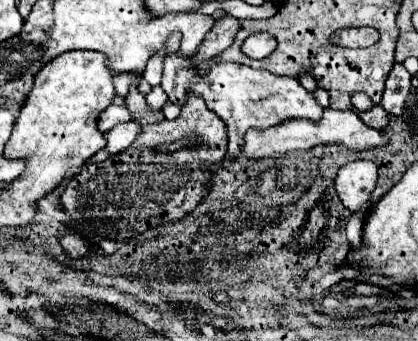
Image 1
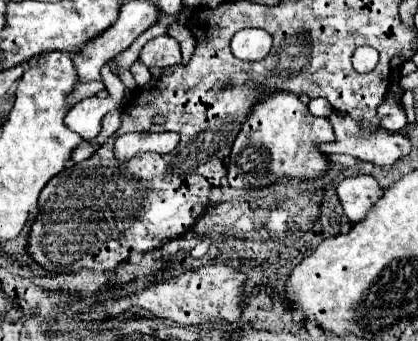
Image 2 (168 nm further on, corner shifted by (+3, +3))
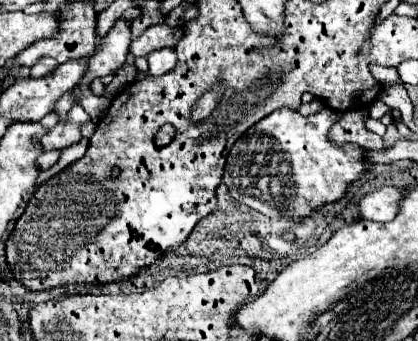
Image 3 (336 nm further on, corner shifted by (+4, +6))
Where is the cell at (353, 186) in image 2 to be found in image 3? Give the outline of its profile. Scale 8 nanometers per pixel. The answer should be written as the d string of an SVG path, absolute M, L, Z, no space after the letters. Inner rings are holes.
M380 187L374 193L364 195L360 201L360 213L364 219L372 221L392 221L398 213L398 203L402 201L402 191L396 187Z

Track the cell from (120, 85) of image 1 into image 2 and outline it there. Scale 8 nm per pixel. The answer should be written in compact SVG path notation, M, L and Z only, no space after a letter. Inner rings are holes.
M111 110L111 112L105 116L105 120L103 120L103 128L101 128L99 136L93 140L93 144L101 146L111 134L117 132L119 126L121 126L121 110Z

